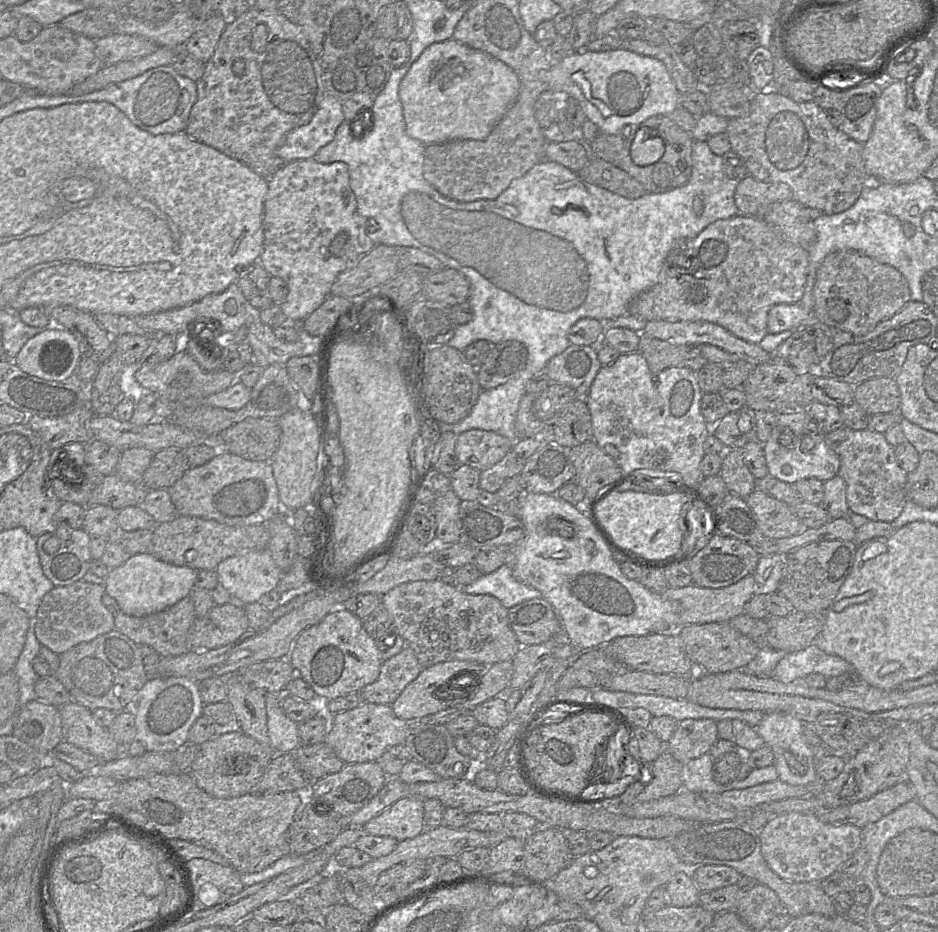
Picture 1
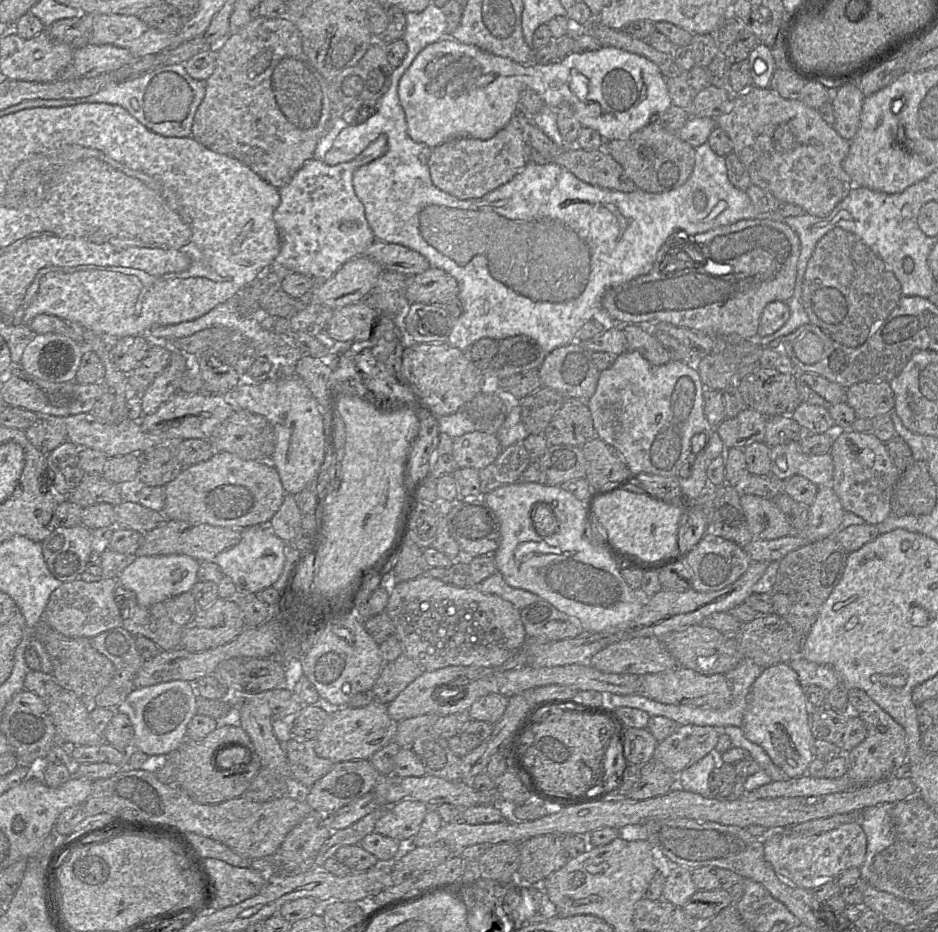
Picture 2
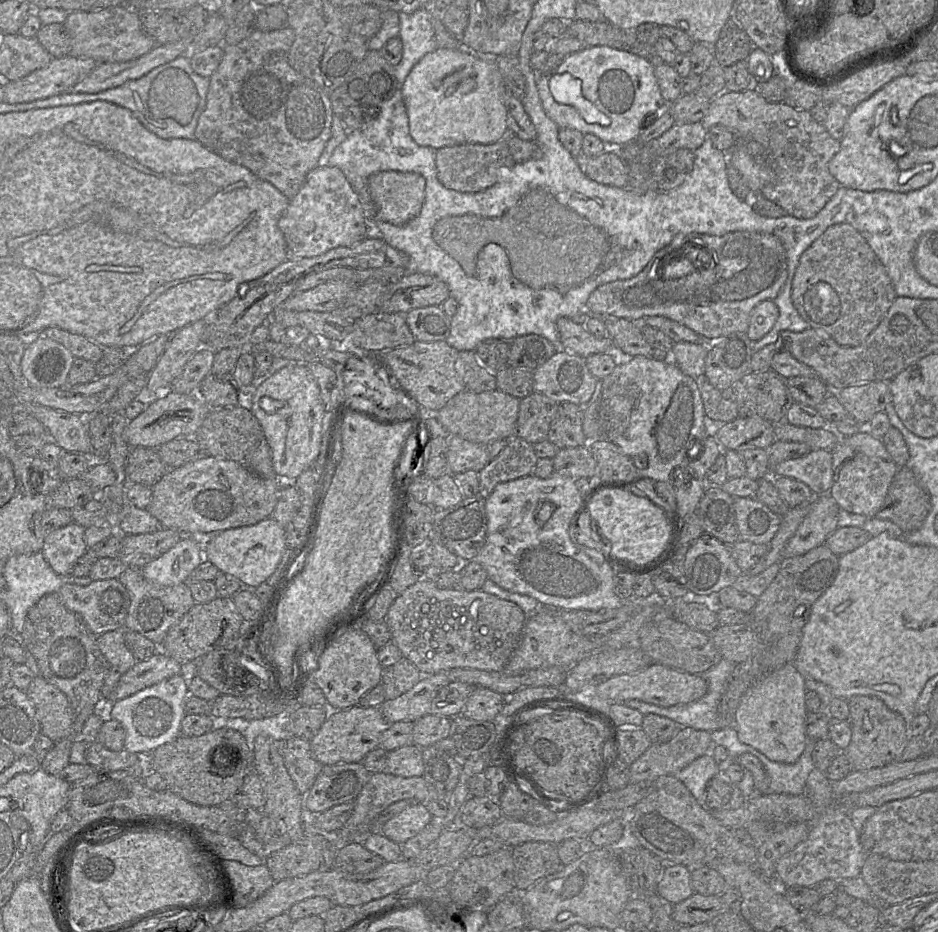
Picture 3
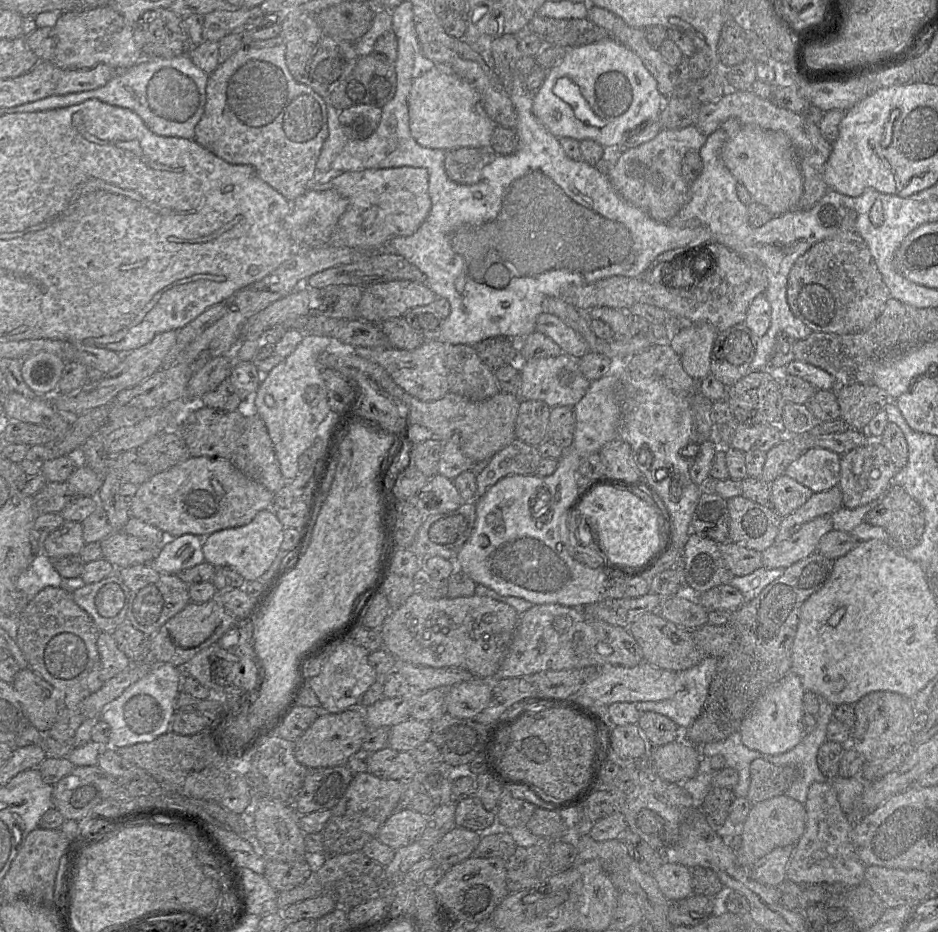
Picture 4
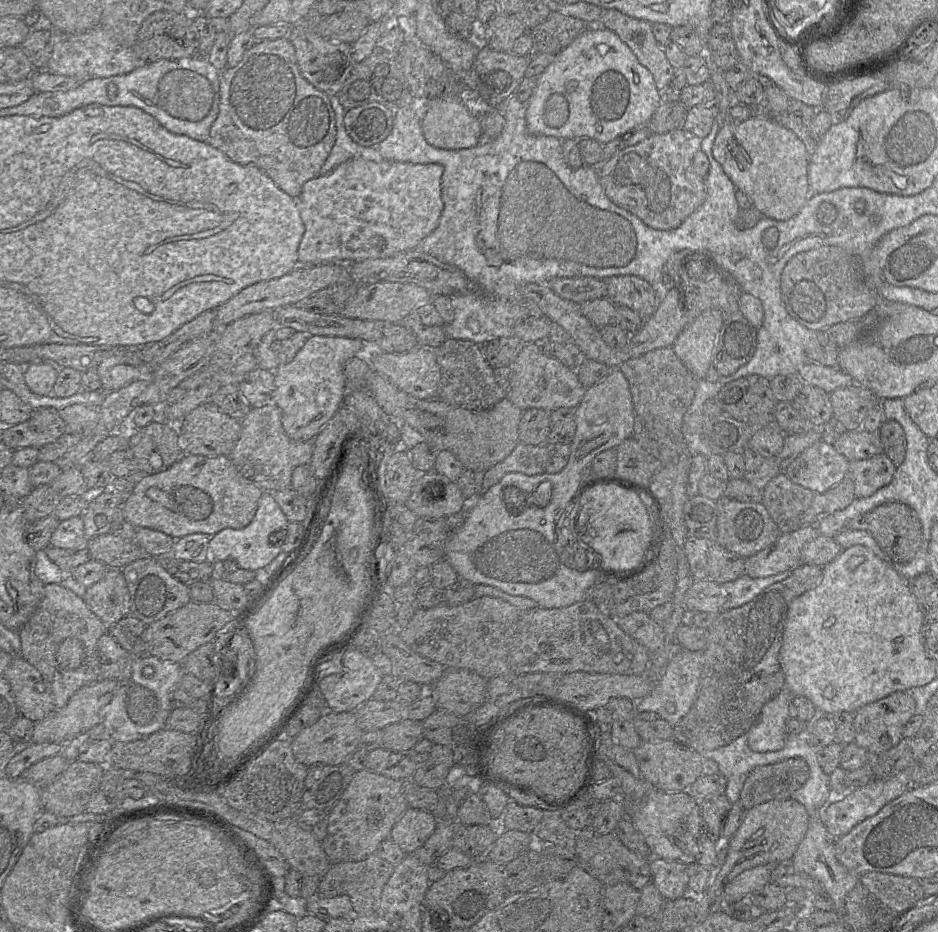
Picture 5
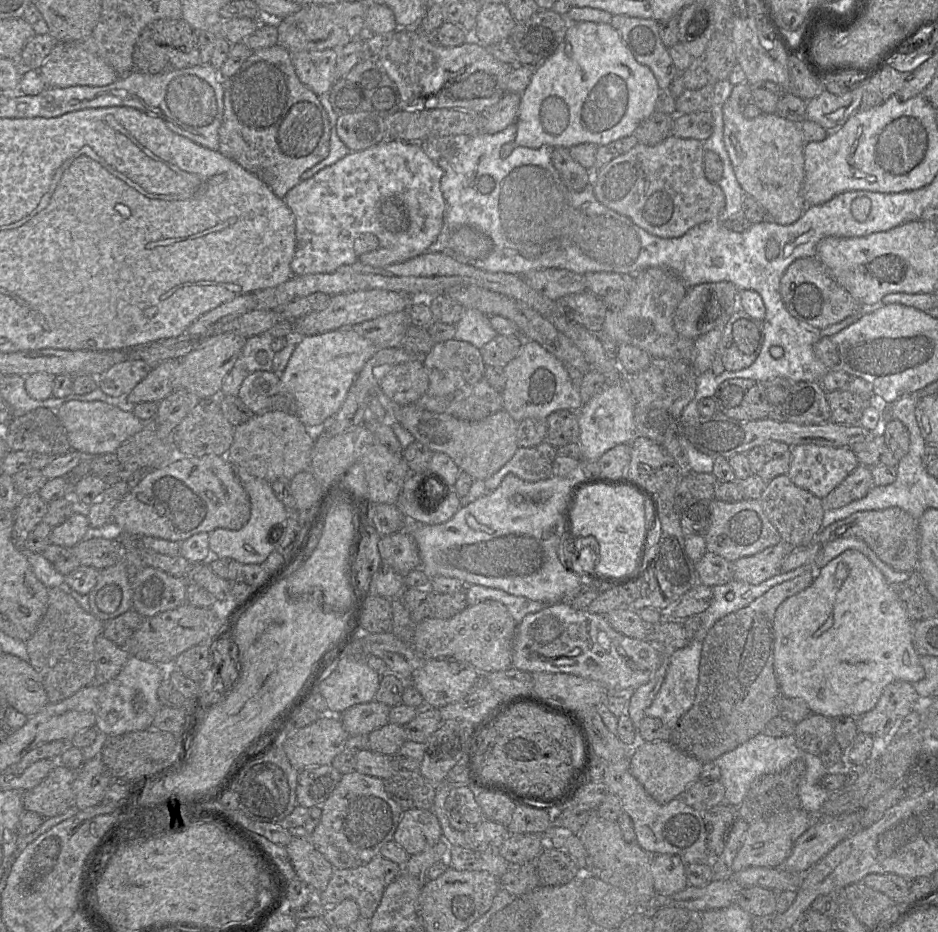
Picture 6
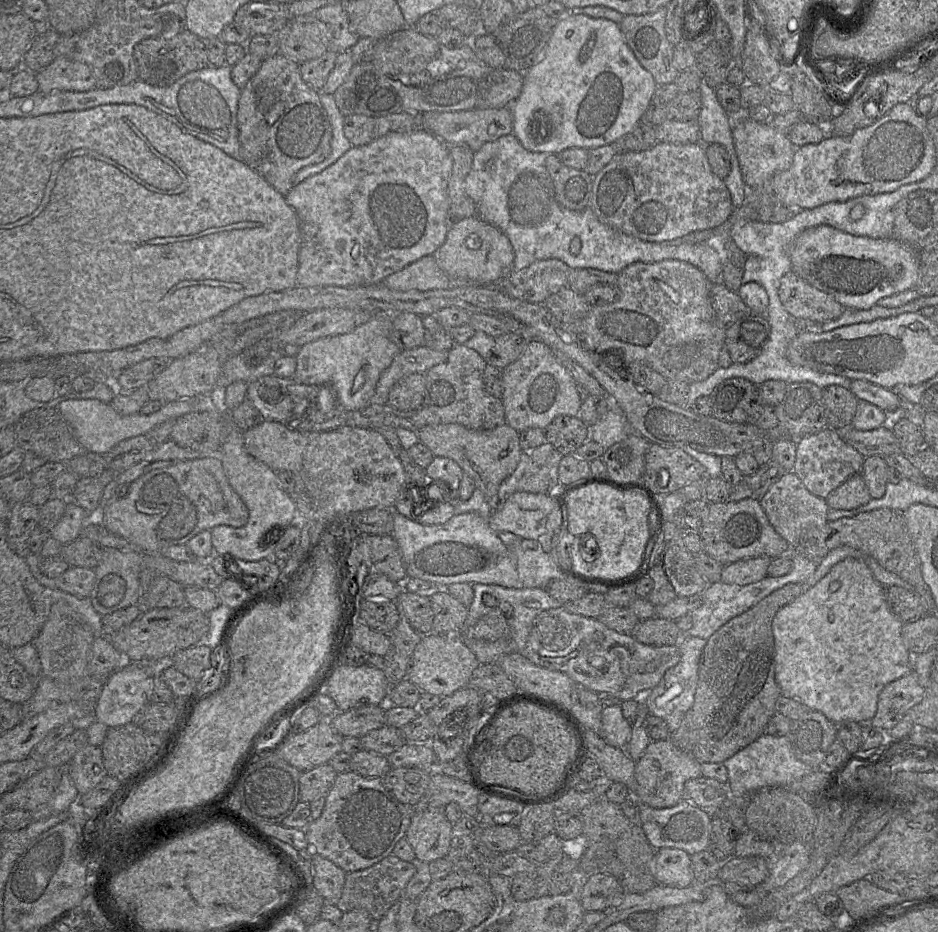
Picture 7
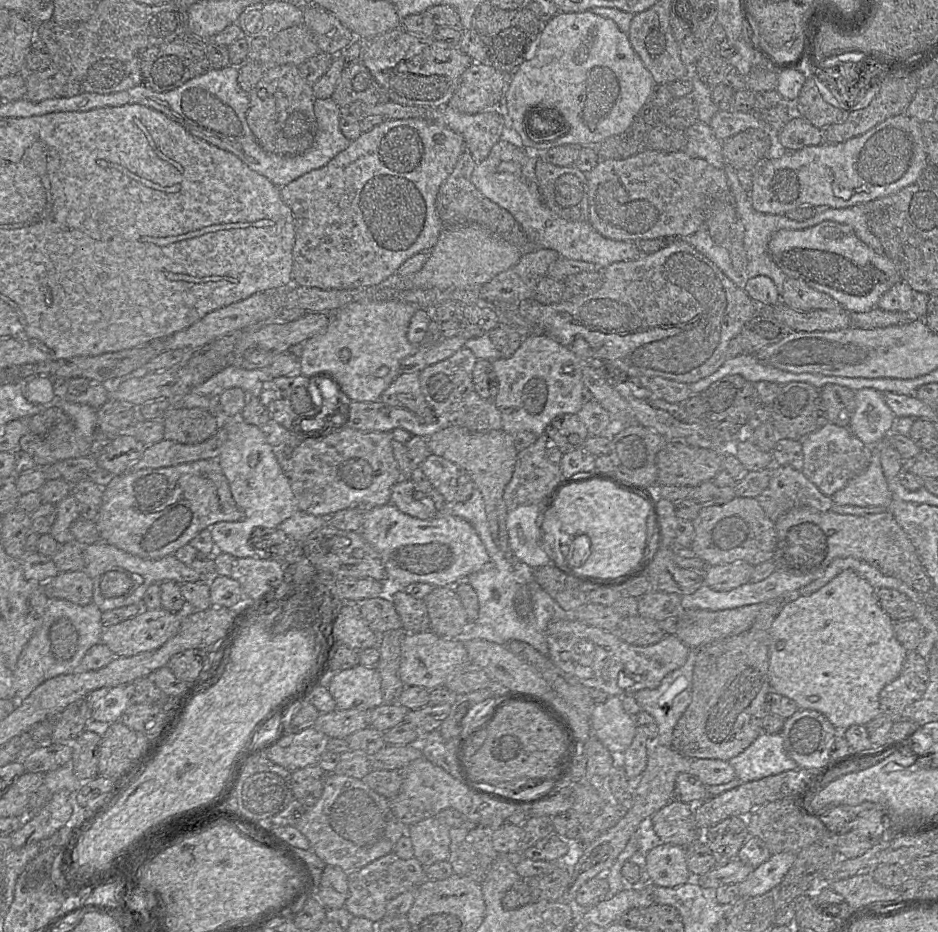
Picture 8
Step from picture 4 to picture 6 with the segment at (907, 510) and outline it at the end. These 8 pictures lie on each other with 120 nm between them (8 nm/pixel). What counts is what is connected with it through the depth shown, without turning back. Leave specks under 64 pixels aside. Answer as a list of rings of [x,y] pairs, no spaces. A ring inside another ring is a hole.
[[[898,507],[884,510],[865,510],[851,514],[822,528],[815,541],[825,545],[838,538],[859,538],[886,564],[897,571],[918,571],[920,554],[920,532],[918,521],[908,512]]]

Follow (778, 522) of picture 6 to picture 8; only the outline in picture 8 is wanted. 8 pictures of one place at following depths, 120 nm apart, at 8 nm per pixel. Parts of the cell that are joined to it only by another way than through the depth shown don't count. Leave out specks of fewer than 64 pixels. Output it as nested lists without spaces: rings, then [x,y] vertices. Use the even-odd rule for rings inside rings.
[[[773,466],[768,486],[756,499],[774,523],[795,507],[807,506],[826,512],[833,506],[831,497],[824,495],[802,471],[791,466]]]

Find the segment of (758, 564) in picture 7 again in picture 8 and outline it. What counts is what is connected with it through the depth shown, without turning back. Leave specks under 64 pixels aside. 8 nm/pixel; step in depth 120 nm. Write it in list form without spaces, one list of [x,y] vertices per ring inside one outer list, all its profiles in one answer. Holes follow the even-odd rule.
[[[746,562],[707,566],[704,584],[712,590],[727,592],[750,581],[754,566]]]

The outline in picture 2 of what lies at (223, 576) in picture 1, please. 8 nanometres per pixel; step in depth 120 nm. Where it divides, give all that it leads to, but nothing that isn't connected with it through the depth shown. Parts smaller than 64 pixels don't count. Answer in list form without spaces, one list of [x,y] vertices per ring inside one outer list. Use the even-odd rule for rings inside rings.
[[[255,526],[242,530],[240,541],[219,553],[213,560],[222,574],[229,577],[239,593],[252,593],[271,587],[282,573],[286,544],[268,526]]]

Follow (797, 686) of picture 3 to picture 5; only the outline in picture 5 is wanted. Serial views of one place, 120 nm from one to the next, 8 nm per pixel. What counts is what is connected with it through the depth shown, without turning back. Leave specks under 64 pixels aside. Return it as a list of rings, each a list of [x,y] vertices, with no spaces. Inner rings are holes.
[[[784,687],[768,701],[749,731],[746,733],[749,748],[754,752],[777,751],[784,747],[789,716],[789,704],[794,694]]]

